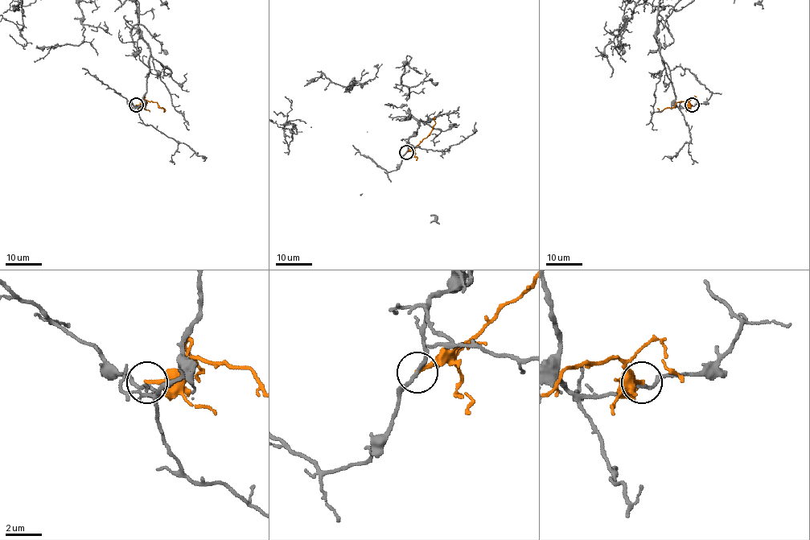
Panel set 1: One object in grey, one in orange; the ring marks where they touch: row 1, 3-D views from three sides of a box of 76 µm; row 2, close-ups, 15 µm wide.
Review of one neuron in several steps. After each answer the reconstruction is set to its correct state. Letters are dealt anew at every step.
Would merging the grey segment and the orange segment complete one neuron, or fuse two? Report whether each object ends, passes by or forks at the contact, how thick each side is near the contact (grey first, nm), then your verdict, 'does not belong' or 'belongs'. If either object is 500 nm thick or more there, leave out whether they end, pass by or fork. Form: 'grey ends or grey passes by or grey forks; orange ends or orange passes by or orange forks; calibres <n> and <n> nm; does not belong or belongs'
grey passes by; orange ends; calibres 190 and 240 nm; does not belong

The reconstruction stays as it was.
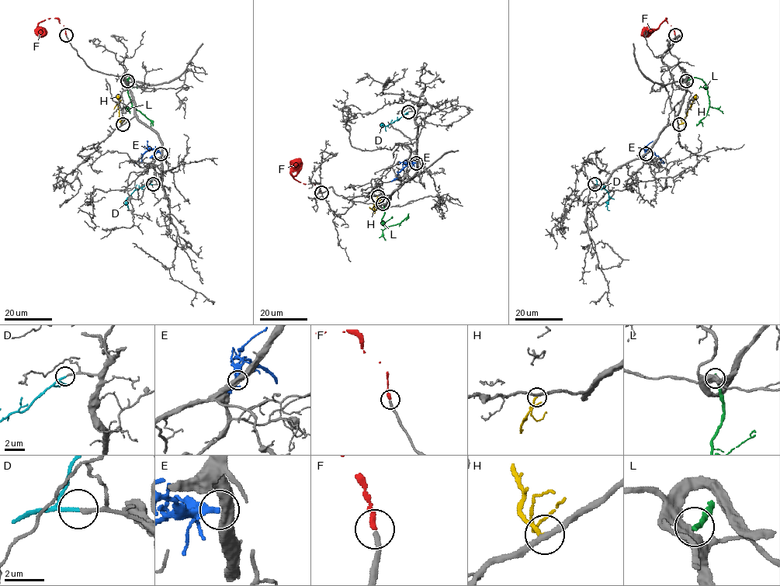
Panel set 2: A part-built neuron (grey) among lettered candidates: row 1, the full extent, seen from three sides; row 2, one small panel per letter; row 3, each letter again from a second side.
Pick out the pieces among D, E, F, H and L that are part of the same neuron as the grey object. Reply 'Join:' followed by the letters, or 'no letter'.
Join: D, H

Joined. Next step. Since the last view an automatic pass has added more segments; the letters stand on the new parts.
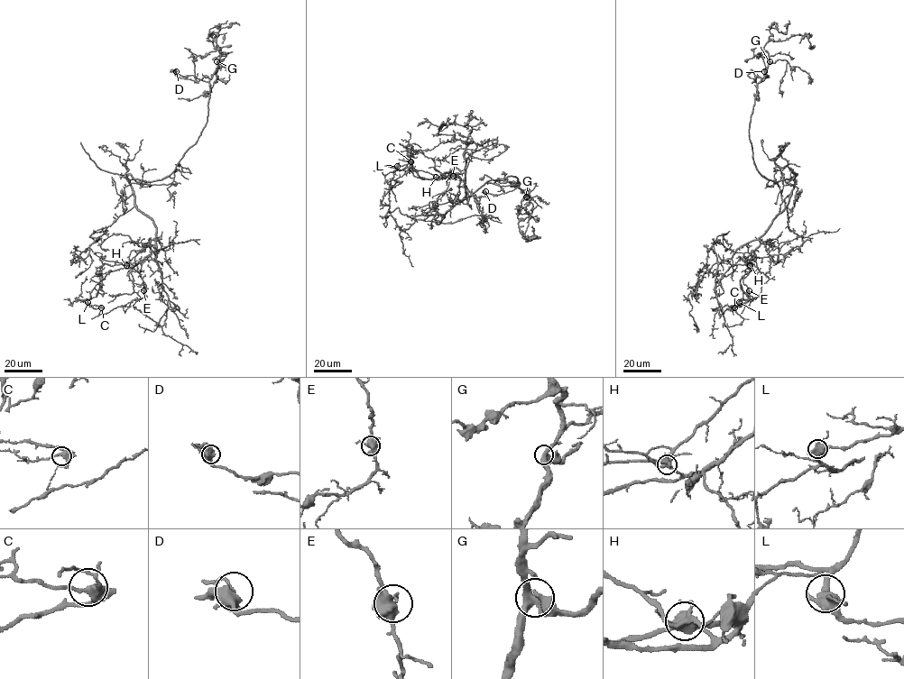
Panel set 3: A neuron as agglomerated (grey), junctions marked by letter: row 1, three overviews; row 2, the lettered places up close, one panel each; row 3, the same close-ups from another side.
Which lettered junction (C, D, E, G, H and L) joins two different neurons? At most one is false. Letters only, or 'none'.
none

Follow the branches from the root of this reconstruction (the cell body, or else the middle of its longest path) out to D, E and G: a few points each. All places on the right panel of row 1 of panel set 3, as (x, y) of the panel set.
D: (785, 179), (768, 179), (757, 169), (753, 160), (749, 125), (757, 84), (768, 75), (764, 71)
E: (785, 179), (797, 175), (788, 205), (773, 219), (760, 238), (760, 245), (747, 258), (742, 283), (749, 290)
G: (785, 179), (768, 179), (757, 169), (749, 138), (757, 84), (770, 61)

